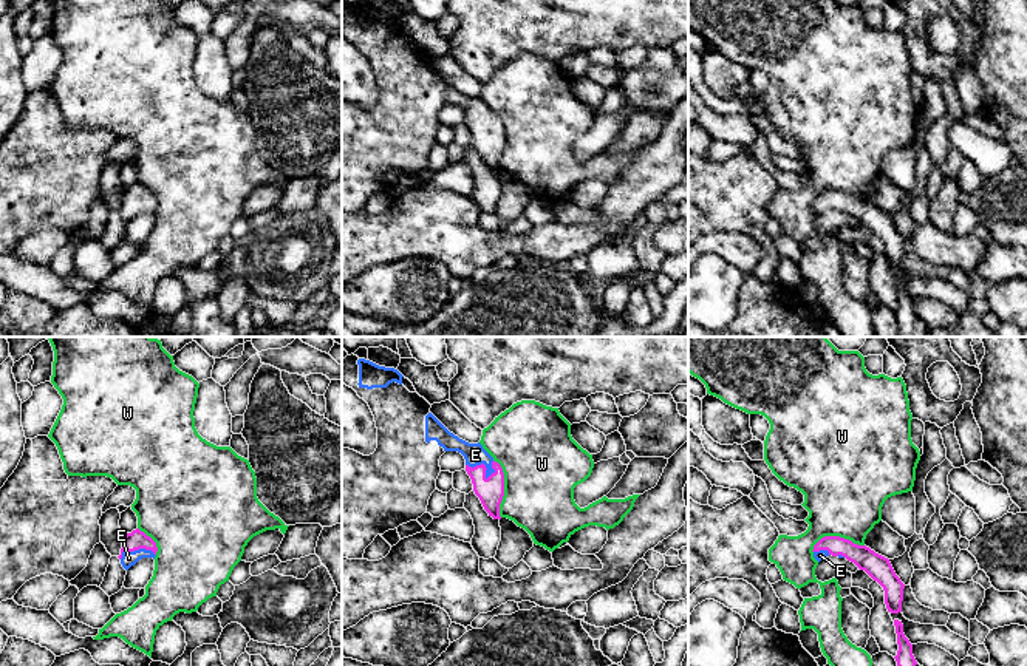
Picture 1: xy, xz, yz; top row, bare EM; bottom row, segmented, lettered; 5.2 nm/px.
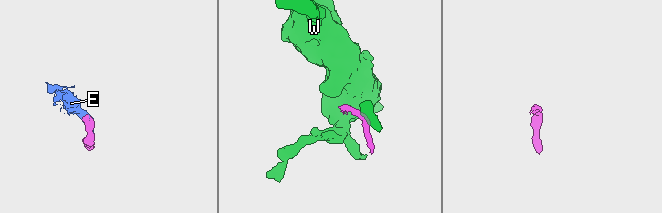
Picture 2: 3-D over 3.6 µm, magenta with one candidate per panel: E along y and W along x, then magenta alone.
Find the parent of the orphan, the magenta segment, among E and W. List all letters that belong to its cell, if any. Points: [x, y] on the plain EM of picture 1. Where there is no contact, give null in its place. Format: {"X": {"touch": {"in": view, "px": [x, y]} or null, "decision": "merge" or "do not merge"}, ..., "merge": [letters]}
{"E": {"touch": {"in": "xz", "px": [484, 119]}, "decision": "merge"}, "W": {"touch": {"in": "xz", "px": [503, 142]}, "decision": "do not merge"}, "merge": ["E"]}

